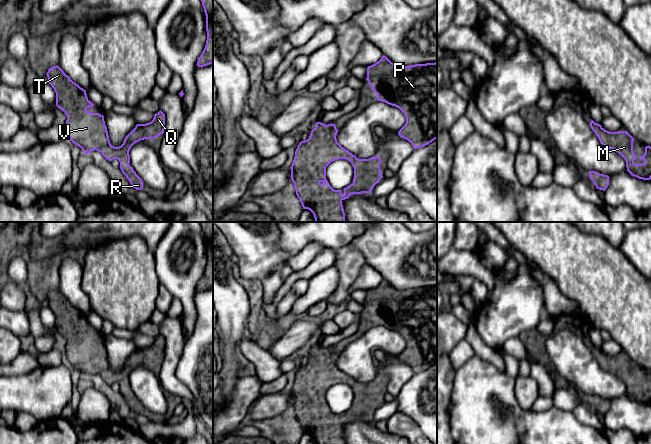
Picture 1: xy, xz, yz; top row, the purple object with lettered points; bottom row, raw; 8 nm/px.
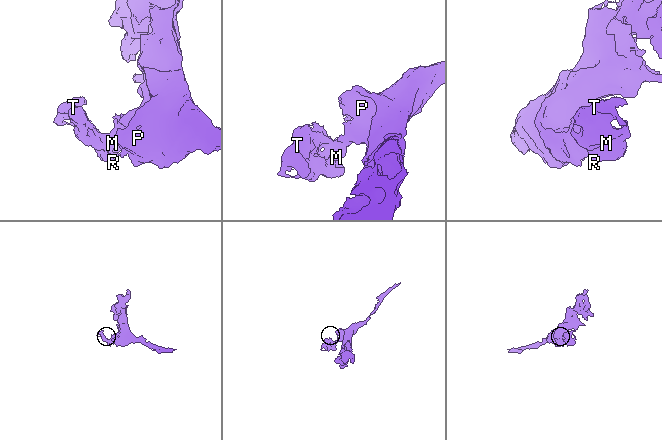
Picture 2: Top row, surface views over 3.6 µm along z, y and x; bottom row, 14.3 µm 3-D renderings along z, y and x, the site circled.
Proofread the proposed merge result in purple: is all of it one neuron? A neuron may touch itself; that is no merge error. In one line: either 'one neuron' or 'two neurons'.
one neuron

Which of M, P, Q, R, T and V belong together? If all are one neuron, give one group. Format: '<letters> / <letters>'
M P Q R T V

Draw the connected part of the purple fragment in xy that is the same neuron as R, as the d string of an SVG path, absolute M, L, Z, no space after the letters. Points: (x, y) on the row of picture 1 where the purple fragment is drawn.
M58 65L49 68L46 75L56 93L56 106L67 116L66 133L70 140L86 155L97 150L109 161L118 159L120 169L130 184L136 190L141 190L144 183L129 165L129 151L140 140L155 139L164 133L165 114L160 110L154 114L151 122L137 124L125 137L123 144L114 147L109 140L104 116L87 111L95 105L88 100L86 90L73 82Z

